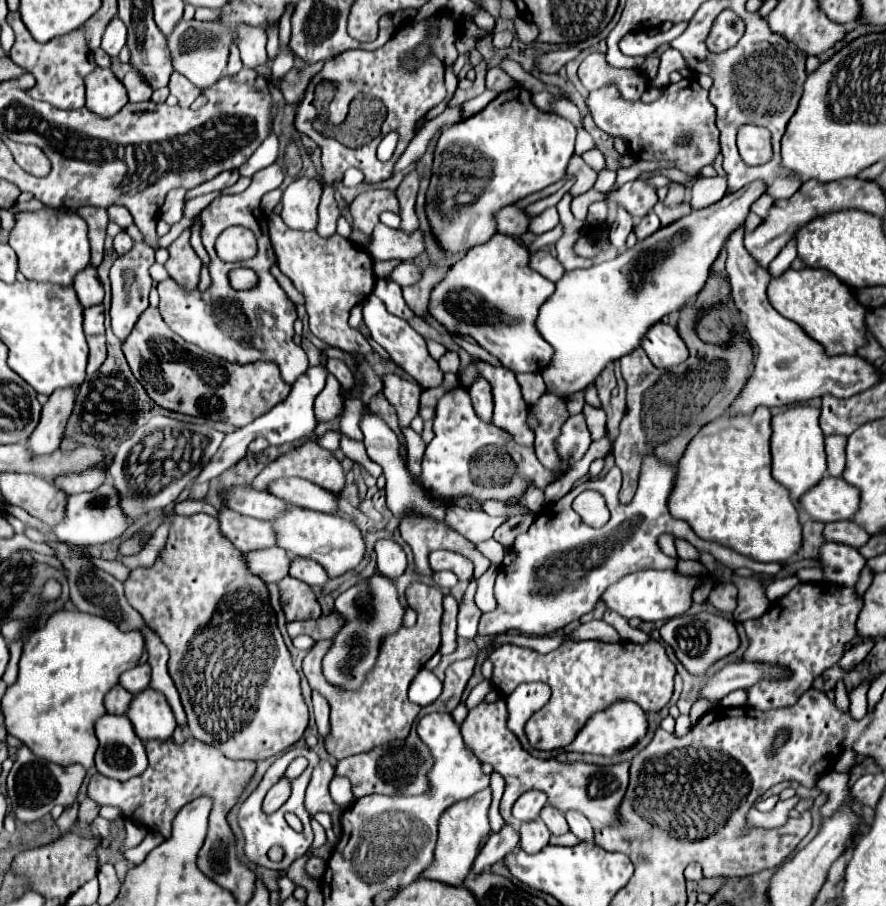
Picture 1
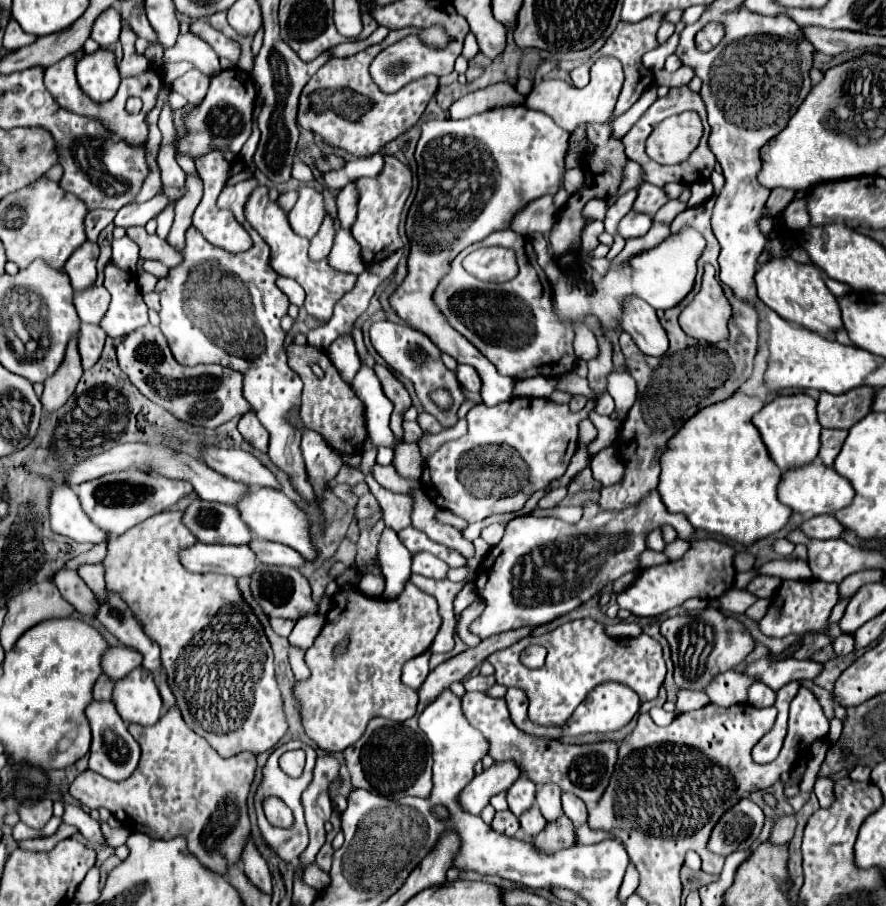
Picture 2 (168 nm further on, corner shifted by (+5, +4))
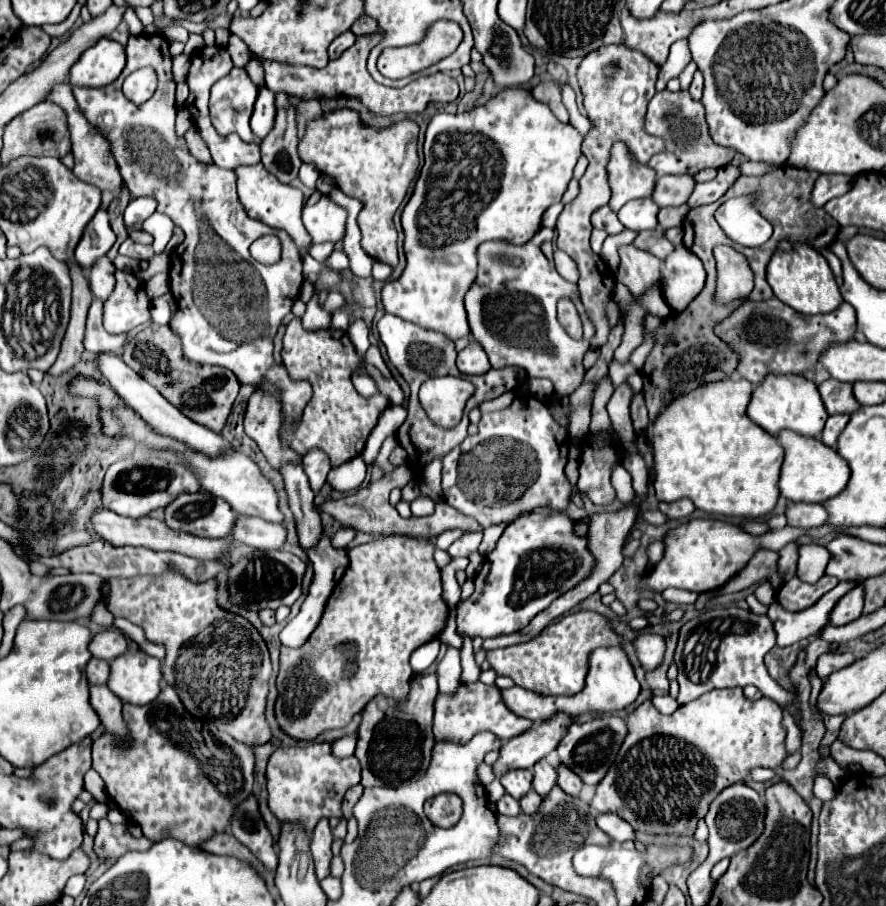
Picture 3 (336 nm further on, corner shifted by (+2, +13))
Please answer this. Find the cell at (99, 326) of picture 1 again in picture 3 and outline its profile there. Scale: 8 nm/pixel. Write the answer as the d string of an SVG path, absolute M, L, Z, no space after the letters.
M102 256L94 262L92 270L88 272L88 280L90 280L90 290L94 296L100 296L102 302L106 302L106 298L110 296L112 288L114 288L114 264L108 256Z

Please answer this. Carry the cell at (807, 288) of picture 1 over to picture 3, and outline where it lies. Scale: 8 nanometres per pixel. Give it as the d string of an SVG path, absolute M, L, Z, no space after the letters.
M780 240L776 252L768 262L768 284L778 300L782 300L784 304L788 304L804 316L832 312L842 302L842 294L828 266L828 260L804 242Z

